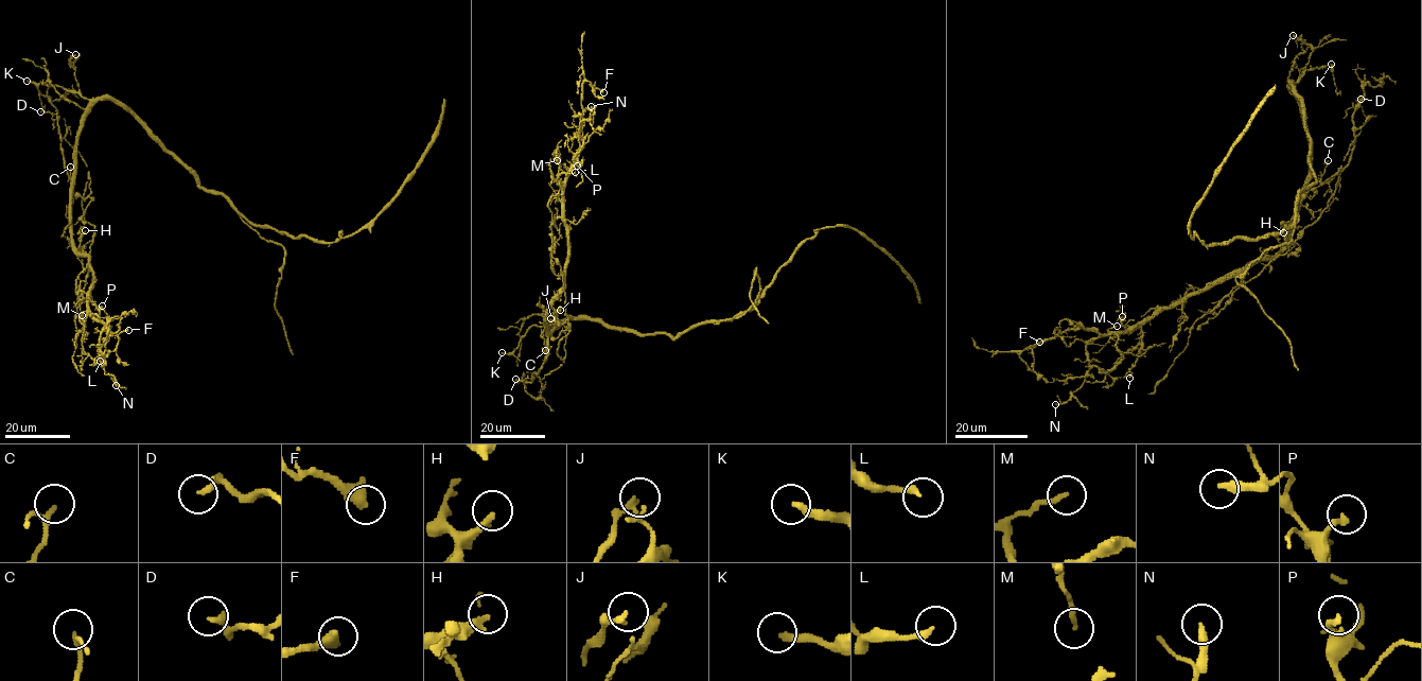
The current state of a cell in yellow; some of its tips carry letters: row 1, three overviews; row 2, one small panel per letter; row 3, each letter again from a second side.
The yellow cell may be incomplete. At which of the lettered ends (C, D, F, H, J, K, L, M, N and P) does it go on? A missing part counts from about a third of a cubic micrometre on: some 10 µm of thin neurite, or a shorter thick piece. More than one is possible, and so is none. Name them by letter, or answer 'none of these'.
K, P

